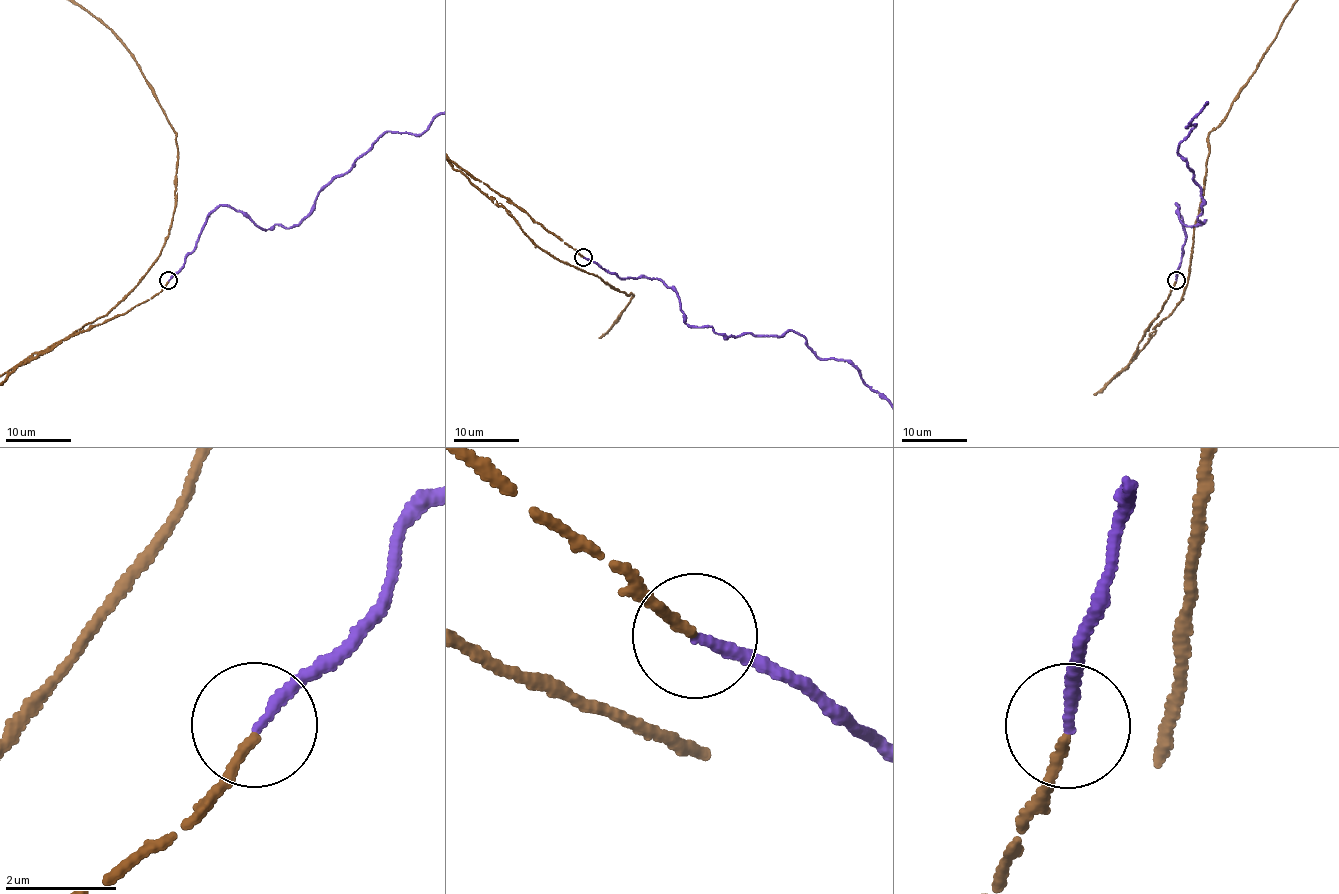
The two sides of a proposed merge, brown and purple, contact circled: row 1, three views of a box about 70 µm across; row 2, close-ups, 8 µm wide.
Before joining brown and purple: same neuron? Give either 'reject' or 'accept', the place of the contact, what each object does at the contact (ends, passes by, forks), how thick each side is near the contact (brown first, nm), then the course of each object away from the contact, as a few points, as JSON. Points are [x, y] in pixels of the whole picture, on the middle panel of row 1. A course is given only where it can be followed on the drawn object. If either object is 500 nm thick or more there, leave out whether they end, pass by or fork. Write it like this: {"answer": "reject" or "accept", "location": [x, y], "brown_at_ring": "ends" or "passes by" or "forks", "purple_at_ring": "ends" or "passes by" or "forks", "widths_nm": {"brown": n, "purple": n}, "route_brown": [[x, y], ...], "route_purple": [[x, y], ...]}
{"answer": "reject", "location": [583, 257], "brown_at_ring": "ends", "purple_at_ring": "ends", "widths_nm": {"brown": 160, "purple": 190}}

